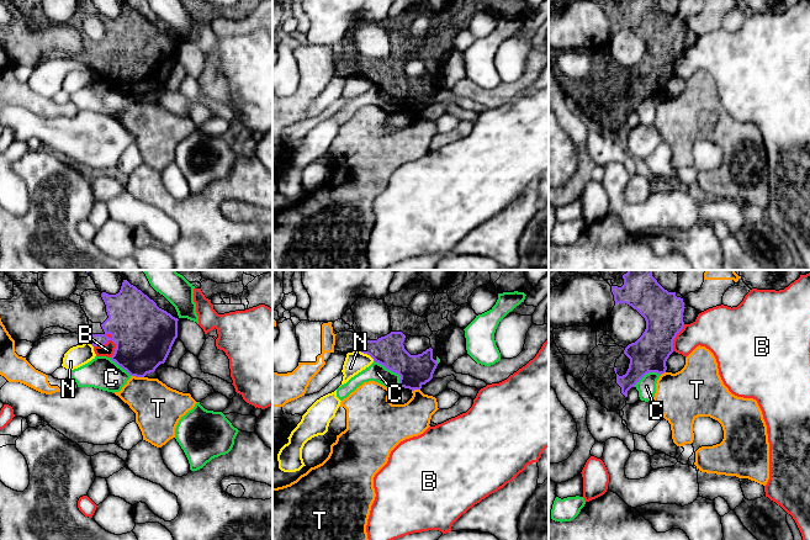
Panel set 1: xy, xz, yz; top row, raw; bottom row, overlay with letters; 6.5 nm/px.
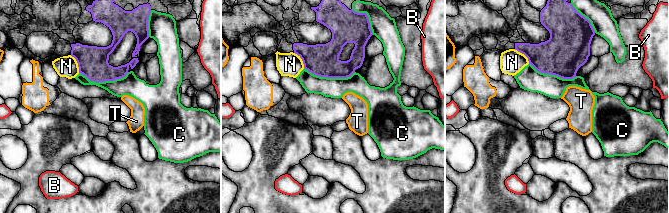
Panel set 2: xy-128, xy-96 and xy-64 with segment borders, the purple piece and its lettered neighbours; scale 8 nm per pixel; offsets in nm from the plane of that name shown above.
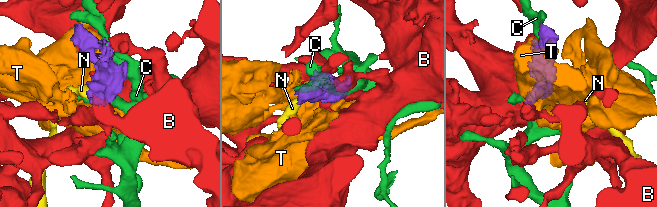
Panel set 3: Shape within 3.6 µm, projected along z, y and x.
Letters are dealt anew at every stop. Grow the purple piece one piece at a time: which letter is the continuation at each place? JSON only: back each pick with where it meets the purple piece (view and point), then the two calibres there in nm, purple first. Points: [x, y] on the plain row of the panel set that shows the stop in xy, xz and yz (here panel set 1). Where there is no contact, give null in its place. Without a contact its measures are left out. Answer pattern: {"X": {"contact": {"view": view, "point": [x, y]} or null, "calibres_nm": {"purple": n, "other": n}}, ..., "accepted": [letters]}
{"accepted": []}

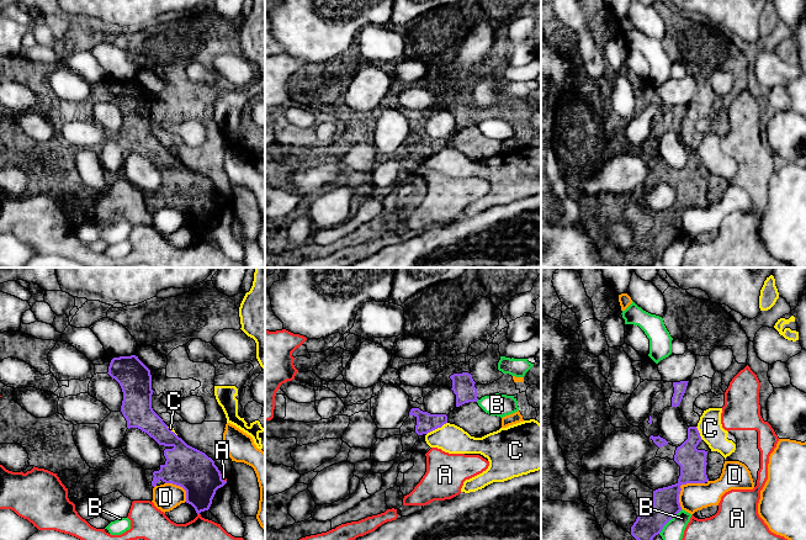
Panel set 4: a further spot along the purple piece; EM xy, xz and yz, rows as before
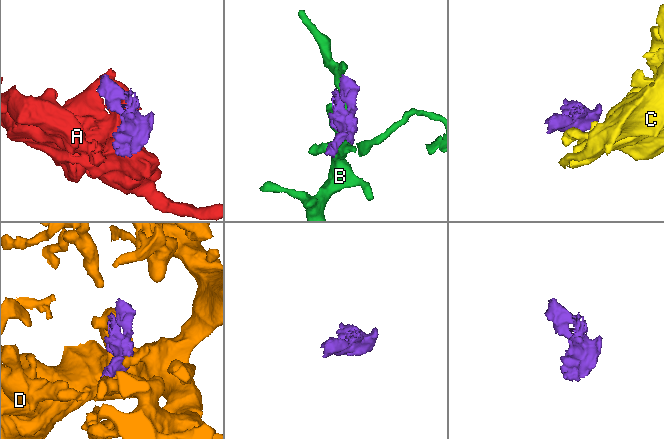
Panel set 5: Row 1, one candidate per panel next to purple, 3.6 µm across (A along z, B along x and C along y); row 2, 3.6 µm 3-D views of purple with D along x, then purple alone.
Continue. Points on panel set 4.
{"accepted": []}

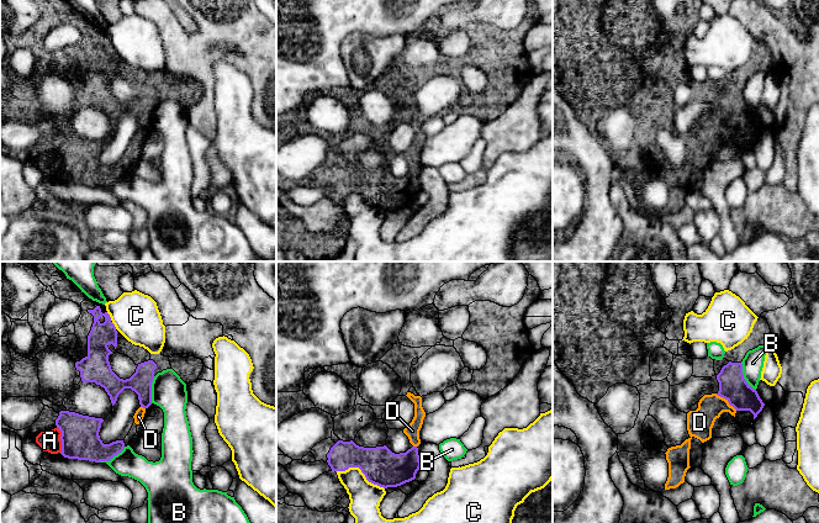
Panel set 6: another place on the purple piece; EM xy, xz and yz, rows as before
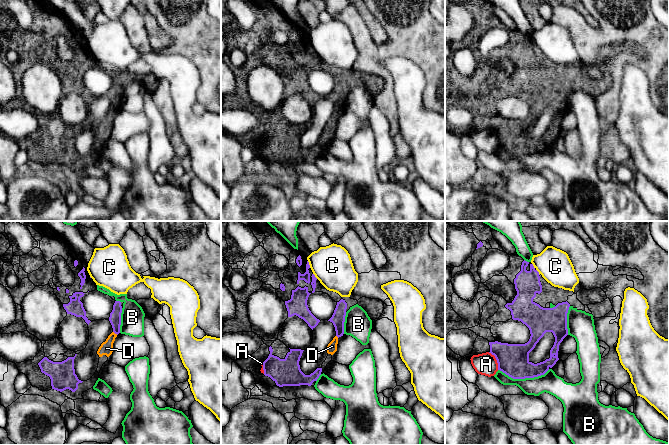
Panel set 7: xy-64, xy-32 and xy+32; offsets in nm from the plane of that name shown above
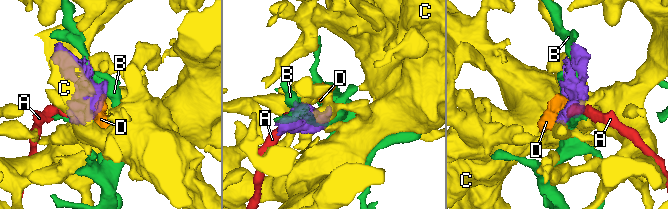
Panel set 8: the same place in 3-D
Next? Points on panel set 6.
{"D": {"contact": {"view": "yz", "point": [728, 125]}, "calibres_nm": {"purple": 180, "other": 170}}, "accepted": ["D"]}

